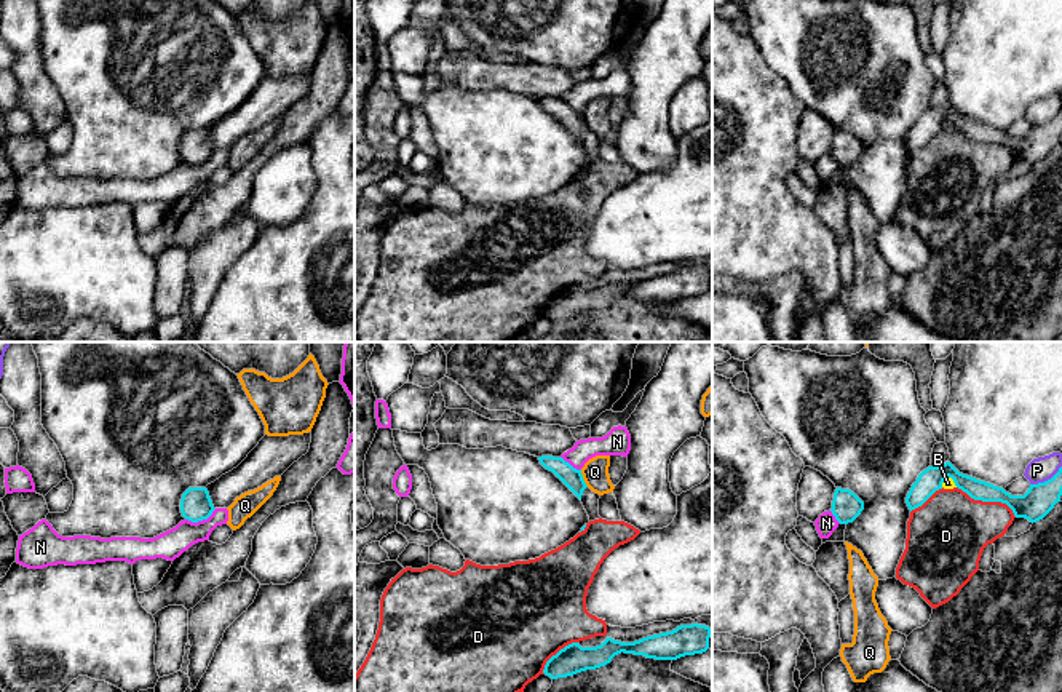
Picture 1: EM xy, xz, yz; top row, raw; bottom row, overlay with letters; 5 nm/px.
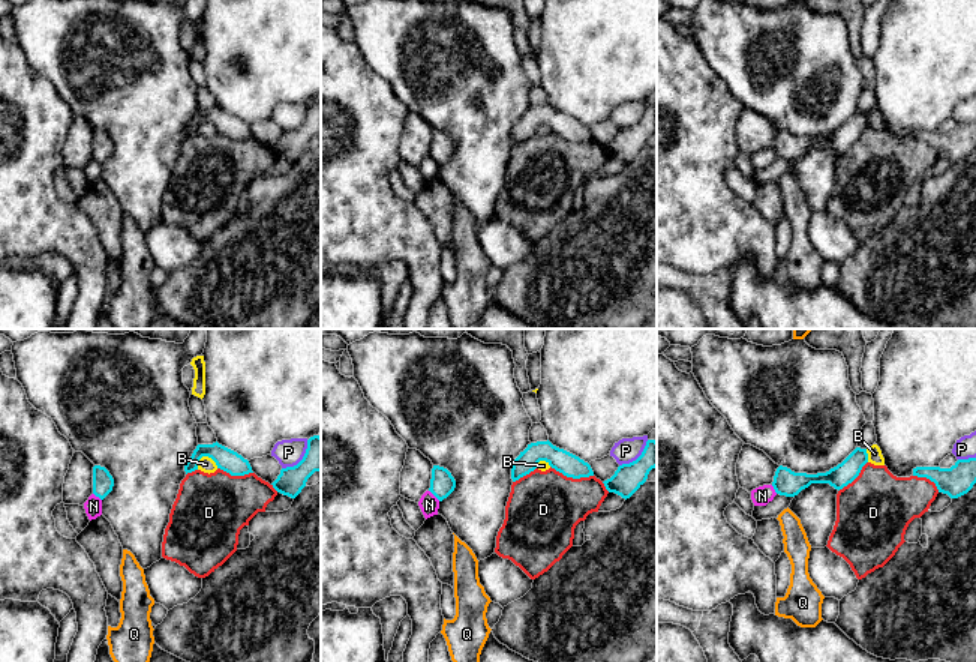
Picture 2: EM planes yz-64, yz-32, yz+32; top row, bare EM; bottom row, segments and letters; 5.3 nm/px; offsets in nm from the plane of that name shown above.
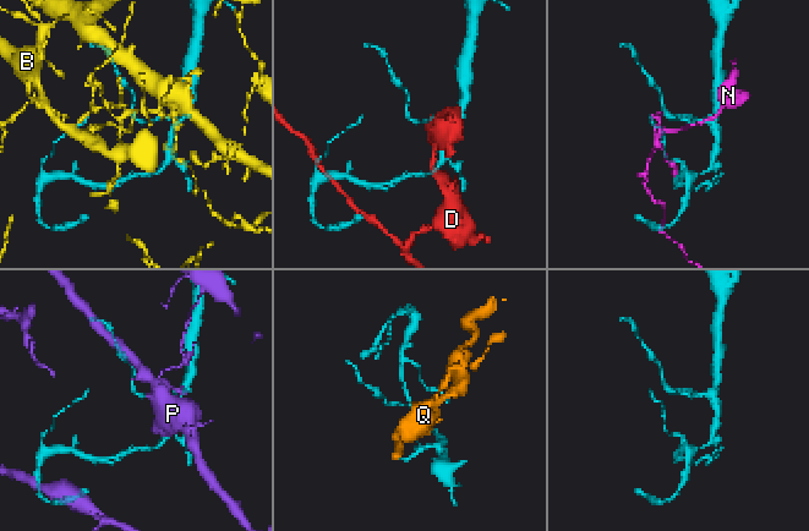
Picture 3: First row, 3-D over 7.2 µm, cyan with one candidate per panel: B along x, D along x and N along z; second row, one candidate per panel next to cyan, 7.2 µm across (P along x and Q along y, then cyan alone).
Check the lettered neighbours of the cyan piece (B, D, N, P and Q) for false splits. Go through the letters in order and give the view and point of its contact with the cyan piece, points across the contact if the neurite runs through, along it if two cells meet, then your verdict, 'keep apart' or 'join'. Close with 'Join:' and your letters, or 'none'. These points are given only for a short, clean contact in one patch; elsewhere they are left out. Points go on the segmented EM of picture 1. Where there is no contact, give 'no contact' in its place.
B: contact yz (951, 477); keep apart
D: contact yz (987, 501); keep apart
N: contact xy (200, 520); border xy (216, 509), (206, 518), (197, 521), (186, 520); keep apart
P: contact yz (1048, 480); keep apart
Q: contact xz (582, 478); keep apart
Join: none

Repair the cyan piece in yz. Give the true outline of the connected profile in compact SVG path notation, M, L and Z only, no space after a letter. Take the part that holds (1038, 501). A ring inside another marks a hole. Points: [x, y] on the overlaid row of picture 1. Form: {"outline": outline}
{"outline": "M945 462L928 467L918 475L905 497L909 510L921 507L936 491L942 489L947 476L971 499L1006 503L1016 518L1025 518L1030 523L1043 519L1060 502L1062 495L1062 467L1051 479L1030 484L1024 495L1011 495L1003 487L963 475L950 462Z"}

